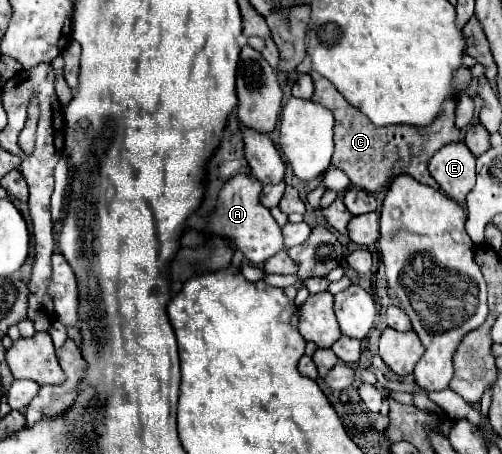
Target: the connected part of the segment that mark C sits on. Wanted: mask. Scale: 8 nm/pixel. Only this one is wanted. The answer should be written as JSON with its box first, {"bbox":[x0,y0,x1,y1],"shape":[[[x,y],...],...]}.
{"bbox":[309,71,461,193],"shape":[[[311,71],[309,75],[315,83],[315,95],[311,101],[327,107],[335,115],[333,165],[337,165],[341,171],[345,171],[345,175],[351,179],[353,187],[365,189],[367,193],[377,193],[379,189],[385,189],[393,177],[405,173],[405,175],[411,175],[413,179],[421,181],[423,185],[439,189],[437,181],[427,171],[427,163],[437,149],[441,149],[443,145],[449,145],[449,143],[457,143],[461,137],[459,129],[455,127],[455,101],[453,99],[445,101],[441,115],[427,129],[411,127],[411,125],[375,127],[365,115],[361,115],[361,111],[357,111],[353,105],[349,105],[341,97],[341,93],[323,75],[317,75],[315,71]]]}

